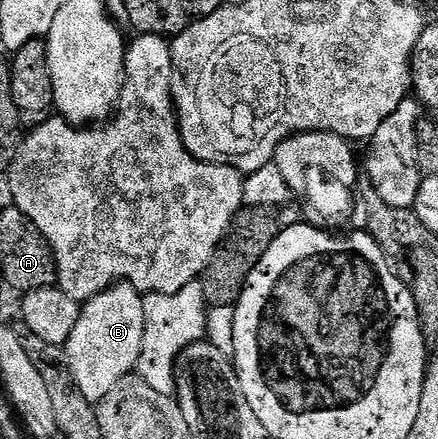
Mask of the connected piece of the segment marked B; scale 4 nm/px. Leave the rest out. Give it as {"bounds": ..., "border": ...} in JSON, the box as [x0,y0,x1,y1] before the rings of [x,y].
{"bounds":[63,283,145,403],"border":[[[117,283],[111,289],[94,295],[89,301],[83,302],[78,323],[74,323],[74,331],[70,331],[68,344],[63,346],[65,357],[68,358],[68,366],[74,375],[76,386],[86,399],[93,403],[99,403],[114,391],[114,387],[123,377],[129,376],[135,370],[142,343],[144,342],[145,309],[144,298],[134,286],[127,283]]]}

